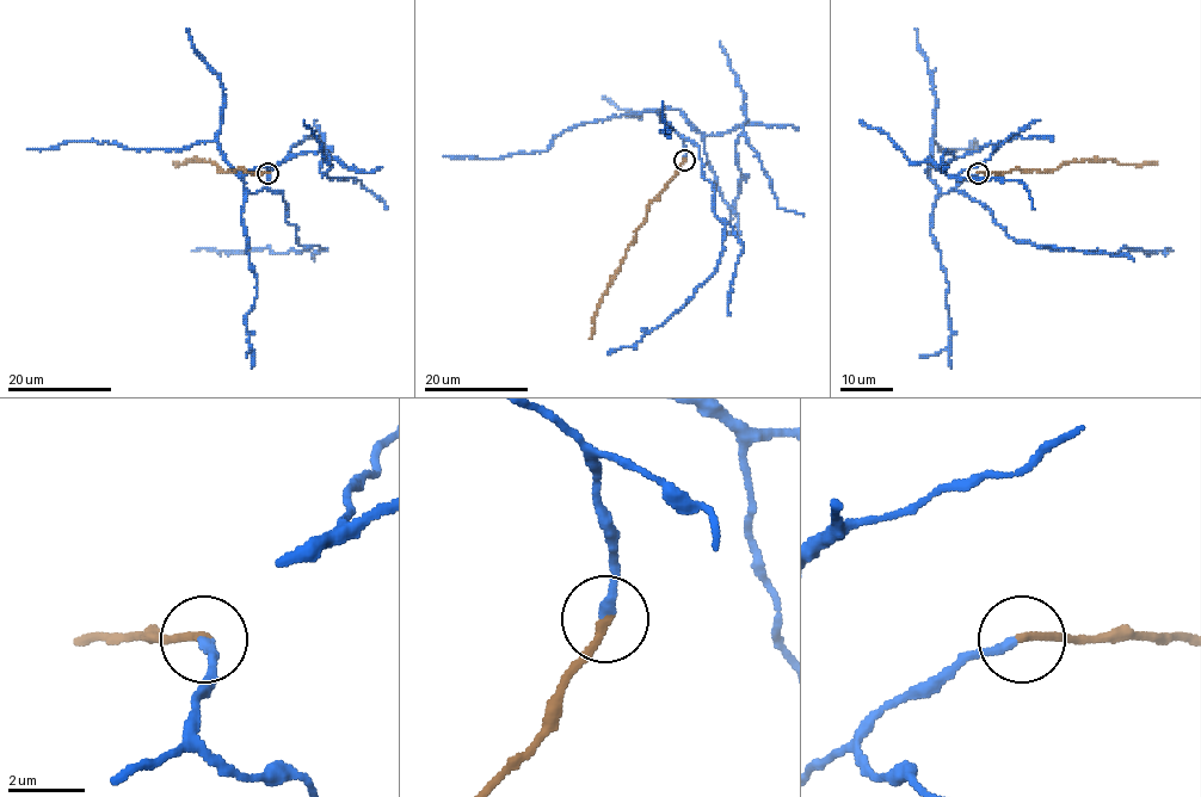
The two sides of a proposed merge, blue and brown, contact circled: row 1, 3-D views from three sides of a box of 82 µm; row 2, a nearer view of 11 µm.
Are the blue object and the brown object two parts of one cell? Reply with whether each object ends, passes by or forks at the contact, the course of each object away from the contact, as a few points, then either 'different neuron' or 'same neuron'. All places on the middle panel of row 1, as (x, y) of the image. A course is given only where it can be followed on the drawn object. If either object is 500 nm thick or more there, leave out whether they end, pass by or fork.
blue ends | brown ends | blue via (684, 159), (684, 137), (698, 146), (724, 226), (715, 271), (663, 323), (607, 354) | brown via (684, 159), (677, 174), (648, 205), (647, 220), (635, 232), (635, 240), (596, 310), (590, 339) | same neuron

